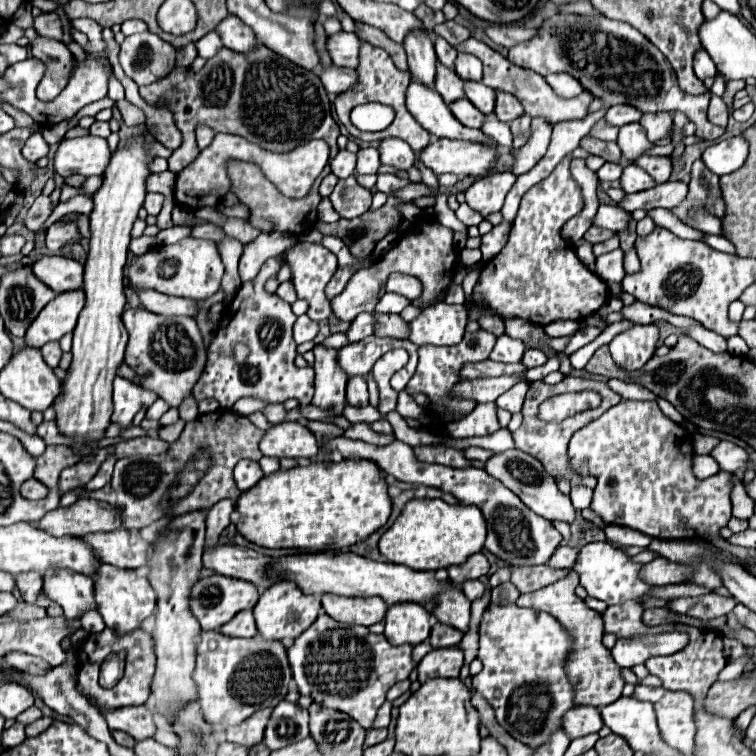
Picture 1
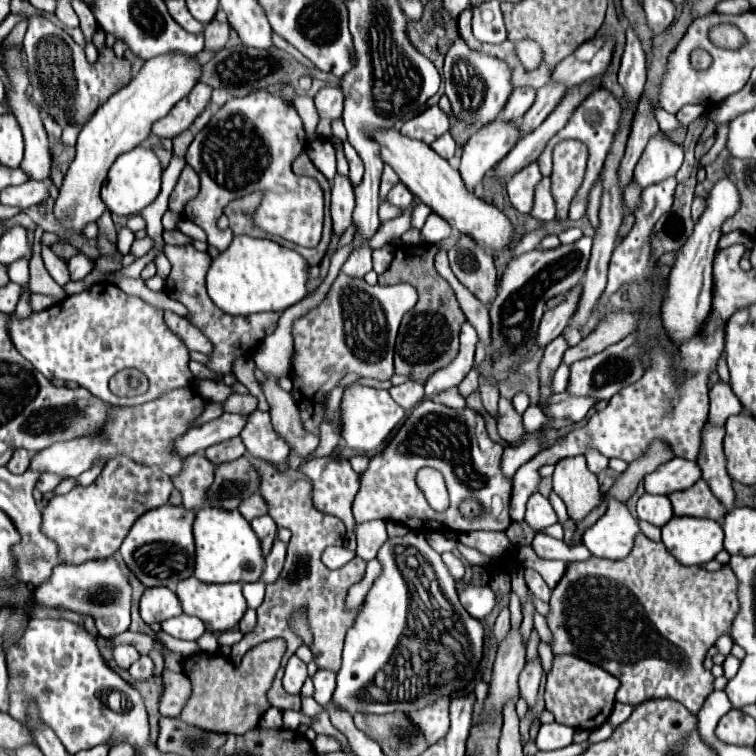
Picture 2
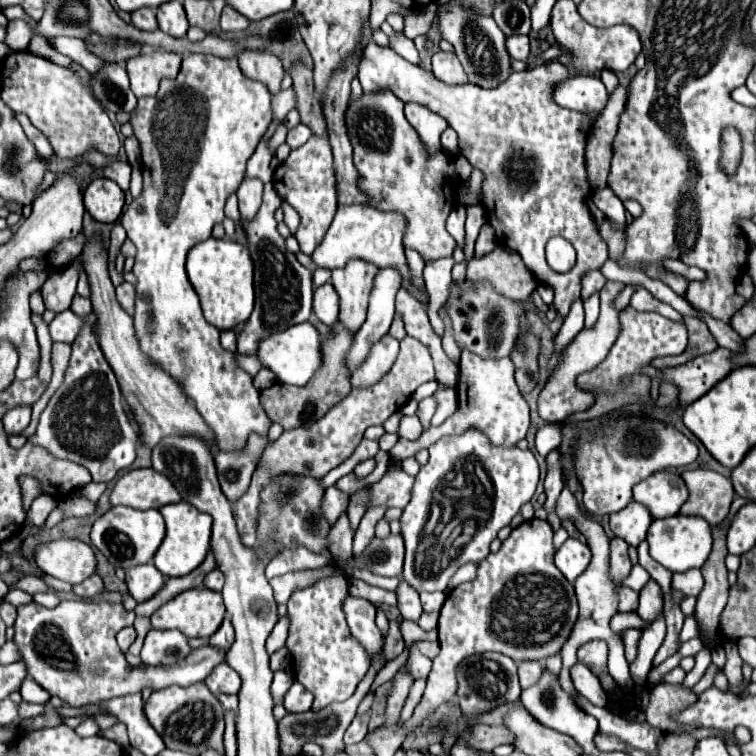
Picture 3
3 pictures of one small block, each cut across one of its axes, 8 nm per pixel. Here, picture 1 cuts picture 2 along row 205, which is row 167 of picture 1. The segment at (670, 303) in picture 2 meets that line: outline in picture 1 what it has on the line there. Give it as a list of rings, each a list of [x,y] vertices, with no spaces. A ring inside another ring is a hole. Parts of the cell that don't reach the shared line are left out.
[[[734,136],[720,144],[714,144],[706,148],[706,152],[702,154],[706,168],[716,176],[736,172],[740,166],[744,166],[746,158],[748,158],[748,140],[742,136]]]

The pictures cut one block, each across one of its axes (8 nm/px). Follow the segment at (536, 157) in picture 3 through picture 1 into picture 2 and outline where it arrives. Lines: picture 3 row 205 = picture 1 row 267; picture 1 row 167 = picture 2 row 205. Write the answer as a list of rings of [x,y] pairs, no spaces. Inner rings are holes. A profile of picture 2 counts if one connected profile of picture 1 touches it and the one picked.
[[[564,140],[554,150],[554,170],[552,170],[552,194],[556,198],[556,220],[568,218],[570,200],[574,198],[580,182],[584,178],[588,160],[588,150],[582,142]]]

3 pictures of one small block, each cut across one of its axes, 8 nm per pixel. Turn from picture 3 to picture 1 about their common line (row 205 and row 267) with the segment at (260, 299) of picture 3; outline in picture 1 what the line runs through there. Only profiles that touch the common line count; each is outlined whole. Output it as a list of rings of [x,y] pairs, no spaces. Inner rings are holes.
[[[276,258],[266,260],[256,280],[242,284],[236,298],[226,308],[216,336],[208,346],[206,370],[196,382],[196,390],[192,388],[196,400],[214,398],[222,408],[230,408],[236,400],[246,396],[260,398],[268,404],[286,402],[288,398],[296,398],[300,404],[310,404],[314,396],[314,368],[294,366],[296,342],[292,340],[292,324],[296,322],[296,316],[288,302],[280,300],[276,294],[264,292],[266,280],[278,274],[280,266],[282,264]],[[236,344],[244,344],[250,350],[244,362],[236,362],[234,358]]]

